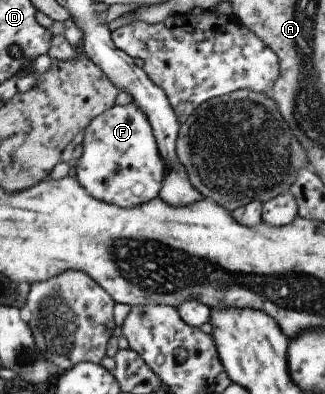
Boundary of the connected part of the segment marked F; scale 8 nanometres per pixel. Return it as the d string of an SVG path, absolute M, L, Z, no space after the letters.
M135 103L115 104L94 117L84 129L83 153L77 159L76 180L95 198L121 208L141 206L158 197L167 171L150 121Z

